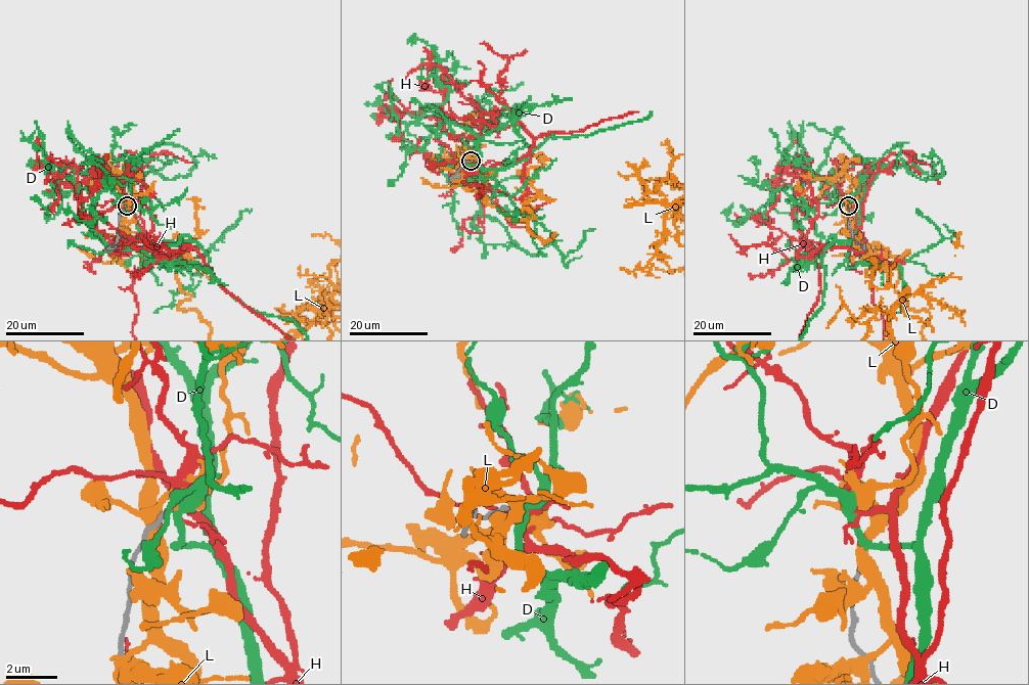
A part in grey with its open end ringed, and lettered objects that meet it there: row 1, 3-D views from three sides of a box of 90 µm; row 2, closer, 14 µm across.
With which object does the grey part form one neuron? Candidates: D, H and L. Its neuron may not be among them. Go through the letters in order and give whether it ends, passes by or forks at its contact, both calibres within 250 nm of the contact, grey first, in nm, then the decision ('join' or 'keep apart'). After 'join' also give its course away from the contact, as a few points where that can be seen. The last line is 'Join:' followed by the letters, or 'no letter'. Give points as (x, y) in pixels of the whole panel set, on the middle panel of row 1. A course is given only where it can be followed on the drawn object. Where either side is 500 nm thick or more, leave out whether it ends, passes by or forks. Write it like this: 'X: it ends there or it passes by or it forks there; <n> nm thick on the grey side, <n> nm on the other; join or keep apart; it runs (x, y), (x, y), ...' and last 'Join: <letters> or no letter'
D: it passes by; 170 nm thick on the grey side, 360 nm on the other; keep apart
H: it forks there; 170 nm thick on the grey side, 200 nm on the other; keep apart
L: it passes by; 170 nm thick on the grey side, 400 nm on the other; keep apart
Join: no letter

